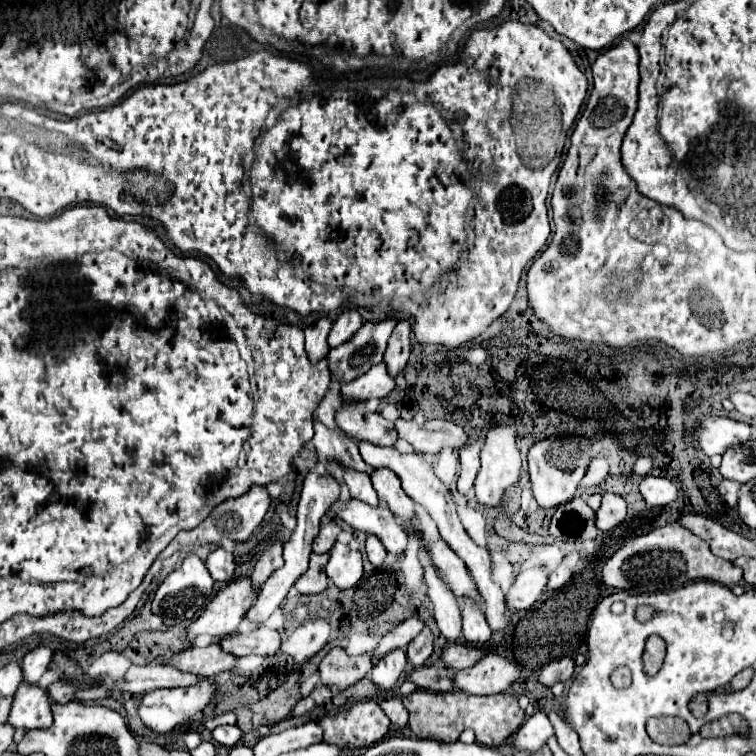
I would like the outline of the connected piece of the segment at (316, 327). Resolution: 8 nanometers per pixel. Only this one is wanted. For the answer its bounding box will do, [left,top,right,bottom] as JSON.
[304,317,332,363]

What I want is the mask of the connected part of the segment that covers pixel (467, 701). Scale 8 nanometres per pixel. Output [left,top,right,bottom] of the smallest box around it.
[402,689,526,747]

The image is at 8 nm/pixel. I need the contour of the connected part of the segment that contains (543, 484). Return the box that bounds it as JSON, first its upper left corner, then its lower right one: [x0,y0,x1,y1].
[528,437,590,509]

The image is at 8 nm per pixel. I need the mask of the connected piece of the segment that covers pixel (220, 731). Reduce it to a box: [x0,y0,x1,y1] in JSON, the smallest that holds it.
[212,725,242,747]

